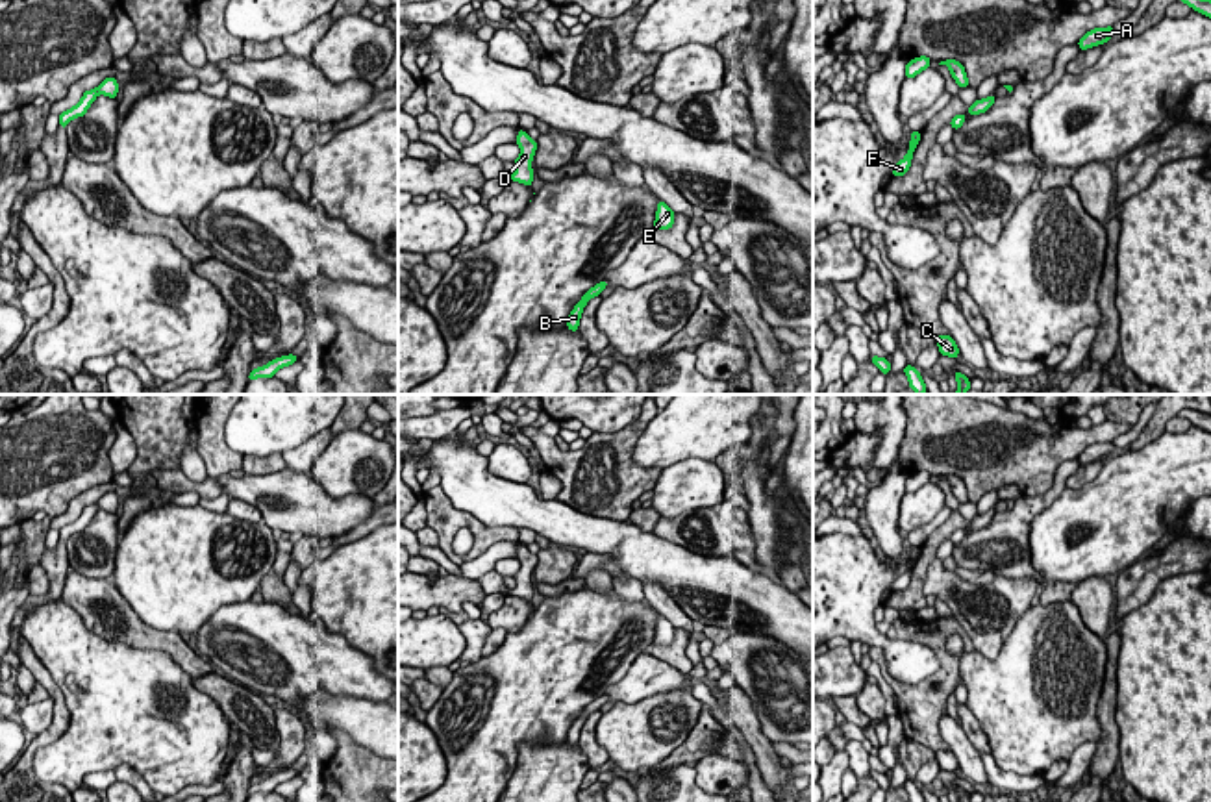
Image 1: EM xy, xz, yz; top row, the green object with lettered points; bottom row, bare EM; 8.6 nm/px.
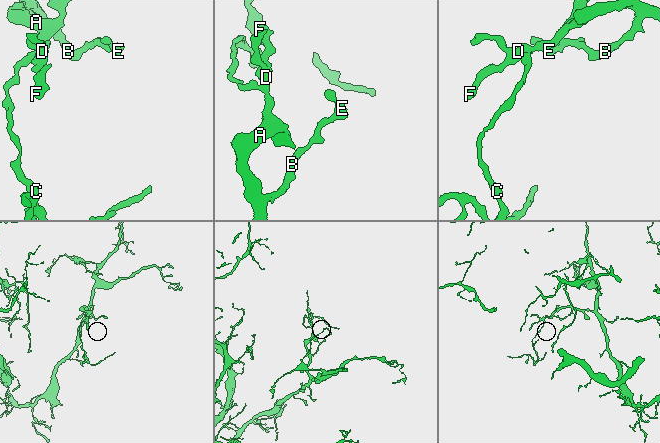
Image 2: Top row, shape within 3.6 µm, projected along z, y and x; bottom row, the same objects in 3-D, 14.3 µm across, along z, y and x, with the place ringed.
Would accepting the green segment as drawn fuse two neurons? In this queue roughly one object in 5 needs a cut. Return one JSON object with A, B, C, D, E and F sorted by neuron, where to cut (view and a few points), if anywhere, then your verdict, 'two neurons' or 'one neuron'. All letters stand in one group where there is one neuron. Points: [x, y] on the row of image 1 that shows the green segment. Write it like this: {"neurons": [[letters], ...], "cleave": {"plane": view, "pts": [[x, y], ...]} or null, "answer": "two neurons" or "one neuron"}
{"neurons": [["A", "B", "C", "D", "E", "F"]], "cleave": null, "answer": "one neuron"}

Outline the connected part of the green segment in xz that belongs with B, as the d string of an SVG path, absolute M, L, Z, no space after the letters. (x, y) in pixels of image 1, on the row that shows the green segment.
M602 280L600 283L596 283L594 287L591 287L591 289L581 296L581 300L574 306L574 309L570 311L570 315L568 315L568 319L567 319L567 328L568 328L570 332L578 332L580 317L581 317L581 311L583 311L585 304L587 304L593 296L598 296L606 287L607 287L607 280Z

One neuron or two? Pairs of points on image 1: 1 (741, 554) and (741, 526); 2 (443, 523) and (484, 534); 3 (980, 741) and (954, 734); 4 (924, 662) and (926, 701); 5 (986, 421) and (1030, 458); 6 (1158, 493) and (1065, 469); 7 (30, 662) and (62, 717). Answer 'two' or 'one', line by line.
1: one
2: one
3: two
4: two
5: one
6: two
7: one

